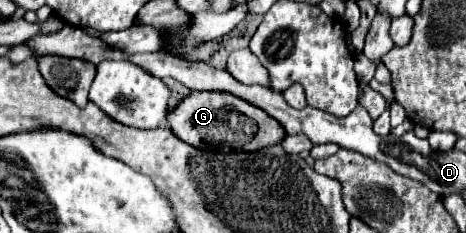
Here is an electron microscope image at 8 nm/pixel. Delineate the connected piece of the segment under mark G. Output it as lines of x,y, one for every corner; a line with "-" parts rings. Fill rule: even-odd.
200,91
186,95
168,113
168,123
174,135
184,143
198,149
218,149
218,151
258,151
268,145
276,145
286,135
282,125
276,123
262,109
220,91
-
254,127
254,129
252,129

